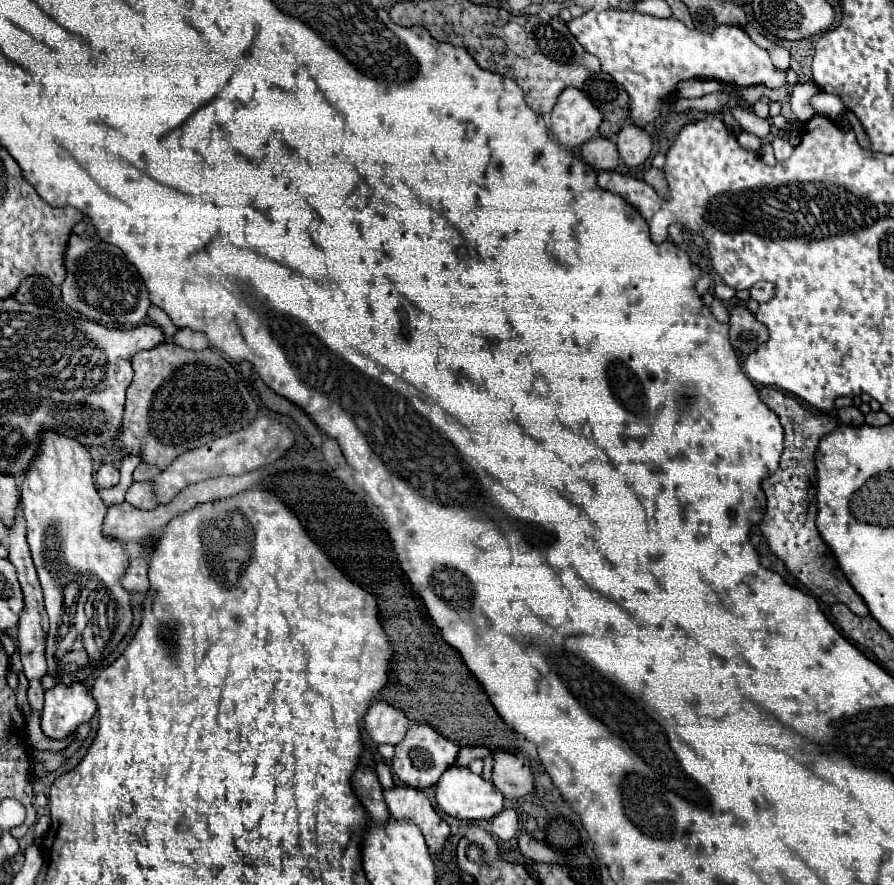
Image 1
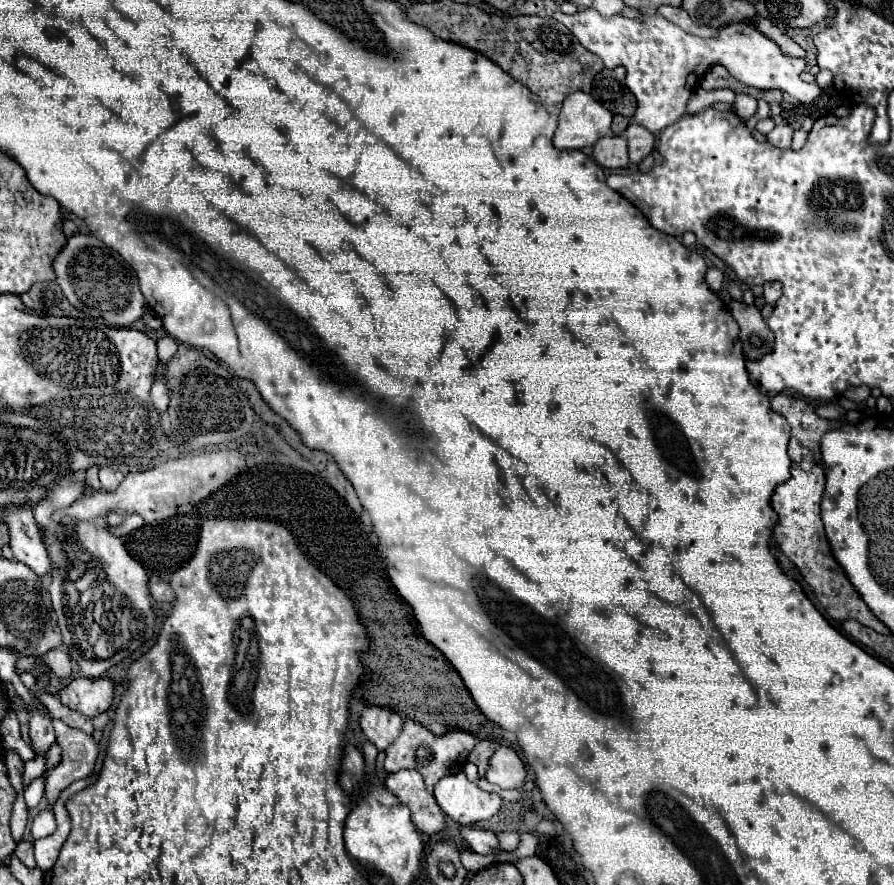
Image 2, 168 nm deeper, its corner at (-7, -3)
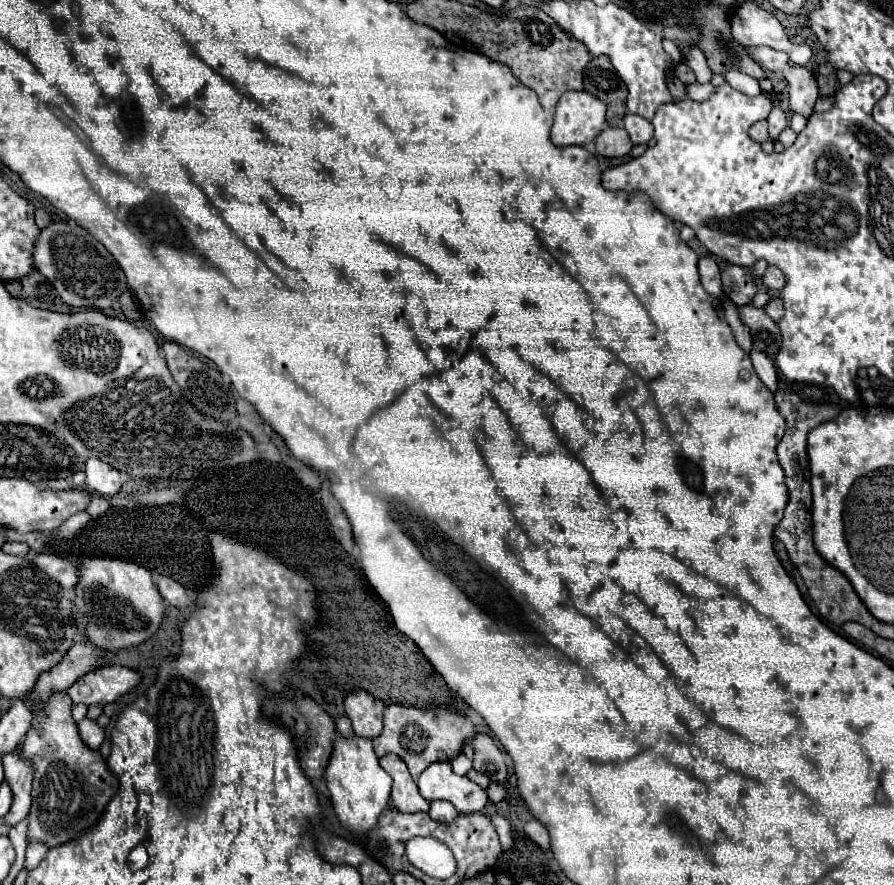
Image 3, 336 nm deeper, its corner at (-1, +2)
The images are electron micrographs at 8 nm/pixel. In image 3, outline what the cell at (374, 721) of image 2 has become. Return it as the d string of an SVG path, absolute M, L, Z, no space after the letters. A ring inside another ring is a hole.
M353 691L345 697L345 713L359 737L373 739L383 731L383 709L385 705L367 691Z

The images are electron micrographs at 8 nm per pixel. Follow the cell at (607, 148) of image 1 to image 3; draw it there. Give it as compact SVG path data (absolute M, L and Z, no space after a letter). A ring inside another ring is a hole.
M605 127L595 139L595 147L597 147L597 155L623 157L631 151L633 143L623 127Z

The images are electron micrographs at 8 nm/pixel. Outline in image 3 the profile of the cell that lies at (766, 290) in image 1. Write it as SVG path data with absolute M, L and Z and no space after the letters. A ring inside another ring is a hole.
M769 265L767 271L765 271L765 275L763 275L763 283L765 283L769 289L781 291L781 289L785 287L785 275L783 275L783 271L779 271L779 267Z

